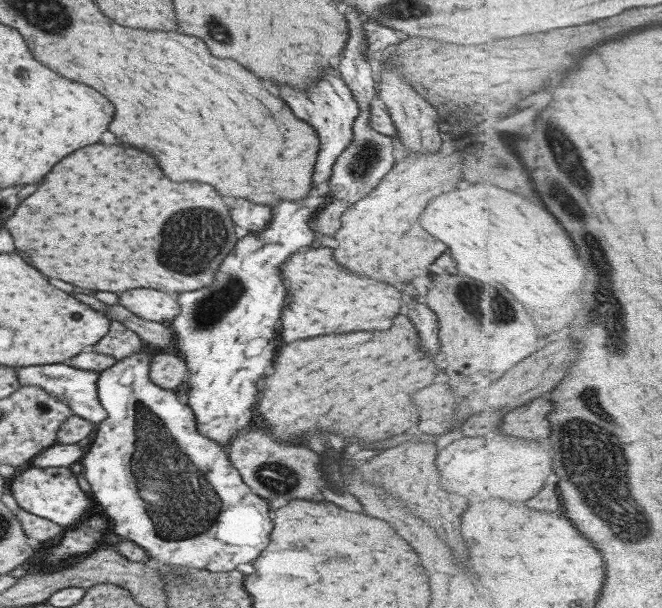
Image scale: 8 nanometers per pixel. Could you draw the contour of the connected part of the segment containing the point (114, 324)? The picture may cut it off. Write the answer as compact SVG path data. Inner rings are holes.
M110 320L108 331L90 349L99 354L112 356L118 361L141 349L147 349L147 344L120 322Z

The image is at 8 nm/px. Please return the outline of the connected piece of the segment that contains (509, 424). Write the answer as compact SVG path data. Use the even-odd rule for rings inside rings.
M541 395L507 413L500 432L514 438L547 441L551 434L551 420L548 416L552 412L553 404L548 395Z

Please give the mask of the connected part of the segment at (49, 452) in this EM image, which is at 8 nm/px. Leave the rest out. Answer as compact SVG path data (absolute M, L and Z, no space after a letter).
M77 443L70 445L53 444L44 448L38 455L30 460L28 467L49 468L49 467L68 467L78 463L85 452L84 446Z

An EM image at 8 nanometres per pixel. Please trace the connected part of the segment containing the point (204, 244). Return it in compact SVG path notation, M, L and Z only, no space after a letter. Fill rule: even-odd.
M115 144L95 146L75 150L55 164L37 190L5 220L3 228L13 236L15 250L25 256L45 256L45 260L47 256L113 256L109 268L115 276L105 276L105 266L93 266L91 272L97 272L97 278L91 272L85 278L81 276L81 270L87 266L59 268L57 278L69 282L69 272L75 268L71 284L99 292L155 288L182 293L209 286L219 263L237 240L227 208L217 192L209 184L175 184L167 180L159 166L153 164L153 156L143 150L117 150ZM91 160L99 160L97 168L103 174L89 170ZM113 160L133 162L125 170L131 178L115 178L115 186L111 186L111 172L107 174L107 166ZM183 244L195 252L189 252ZM121 256L125 266L115 266Z

